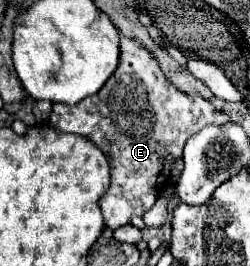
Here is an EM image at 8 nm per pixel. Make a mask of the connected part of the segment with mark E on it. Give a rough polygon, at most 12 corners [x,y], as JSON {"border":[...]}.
{"border":[[140,41],[48,125],[110,163],[112,231],[144,215],[184,141],[230,117],[178,91]]}

